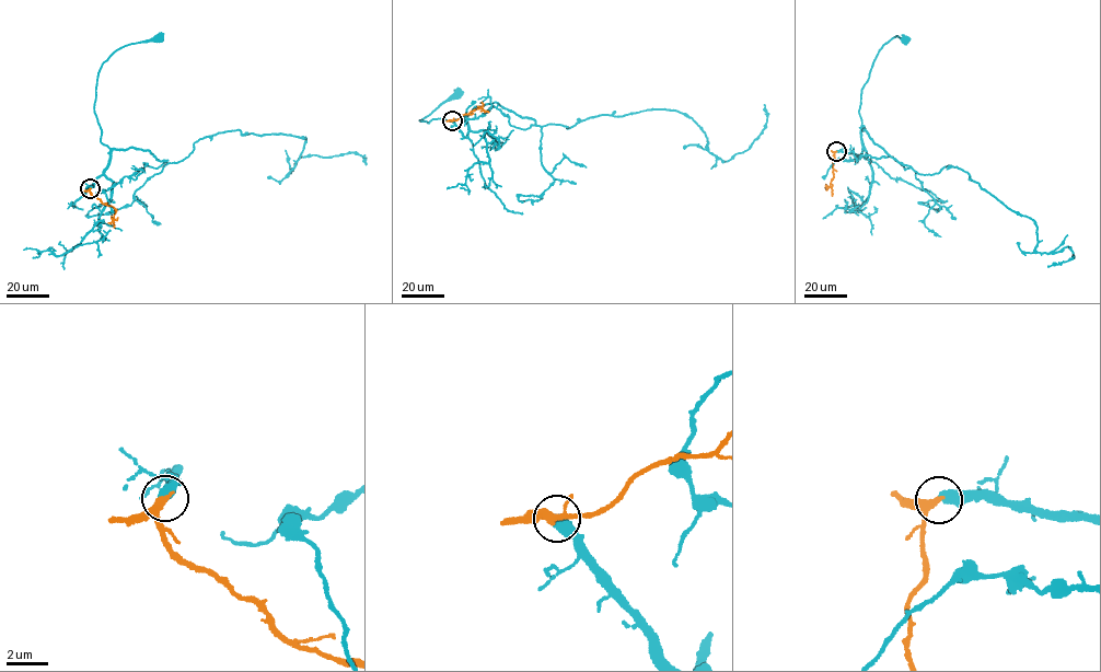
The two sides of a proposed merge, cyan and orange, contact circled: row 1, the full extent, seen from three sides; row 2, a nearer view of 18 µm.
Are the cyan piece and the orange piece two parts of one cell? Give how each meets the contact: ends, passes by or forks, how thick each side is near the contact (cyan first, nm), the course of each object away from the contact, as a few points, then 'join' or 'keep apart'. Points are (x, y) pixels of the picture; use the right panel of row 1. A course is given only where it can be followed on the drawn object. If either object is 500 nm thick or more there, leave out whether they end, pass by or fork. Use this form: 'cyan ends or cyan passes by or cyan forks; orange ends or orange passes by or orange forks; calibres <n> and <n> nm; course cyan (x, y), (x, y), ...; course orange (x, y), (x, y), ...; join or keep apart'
calibres 550 and 280 nm; course cyan (836, 151), (859, 154), (862, 126), (920, 174), (968, 172), (1034, 221), (1038, 253), (1071, 250), (1047, 266); course orange (835, 151), (831, 182), (832, 196); join

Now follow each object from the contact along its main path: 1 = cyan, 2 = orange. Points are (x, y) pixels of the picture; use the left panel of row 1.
1: (90, 188), (113, 149), (180, 162), (239, 129), (305, 137), (287, 175), (313, 154), (366, 163)
2: (90, 188), (91, 194), (114, 208), (114, 227)

